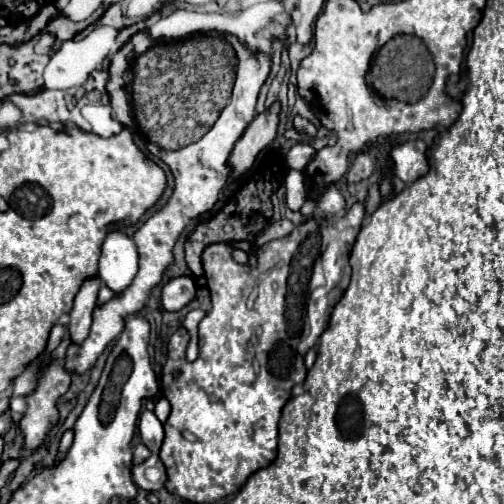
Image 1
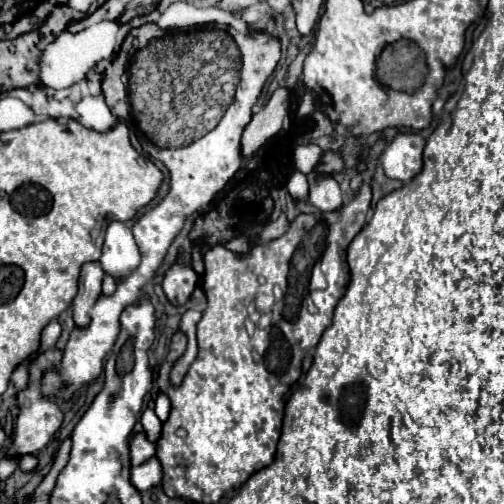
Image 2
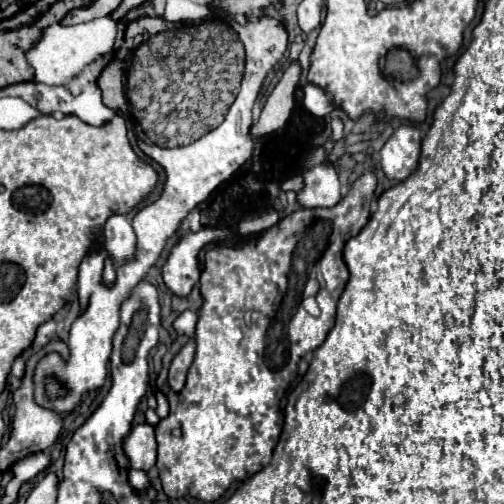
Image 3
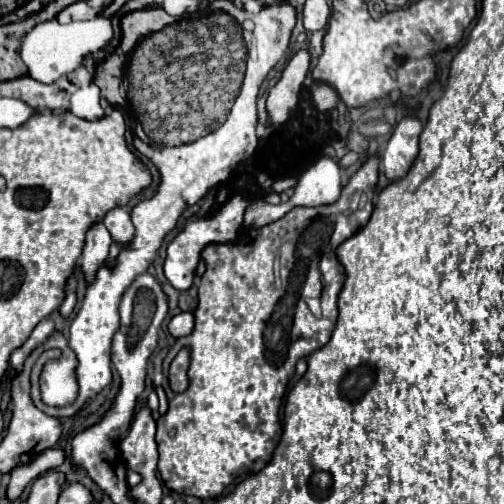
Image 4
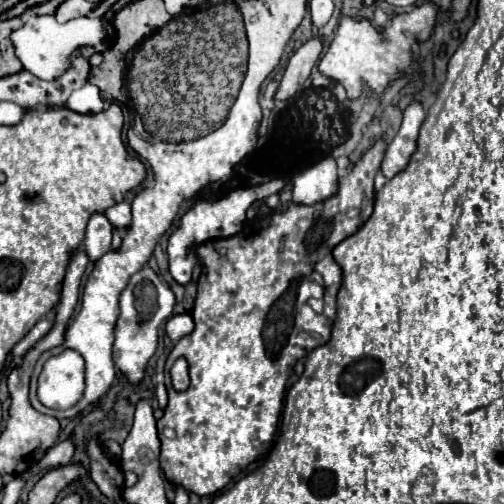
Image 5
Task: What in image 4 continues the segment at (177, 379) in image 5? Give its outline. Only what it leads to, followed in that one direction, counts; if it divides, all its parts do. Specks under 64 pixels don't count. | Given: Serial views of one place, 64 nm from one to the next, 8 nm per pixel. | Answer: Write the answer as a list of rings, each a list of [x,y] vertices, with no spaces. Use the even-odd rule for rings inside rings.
[[[186,350],[172,360],[168,380],[174,392],[184,392],[188,388],[188,366],[190,366],[190,354]]]

